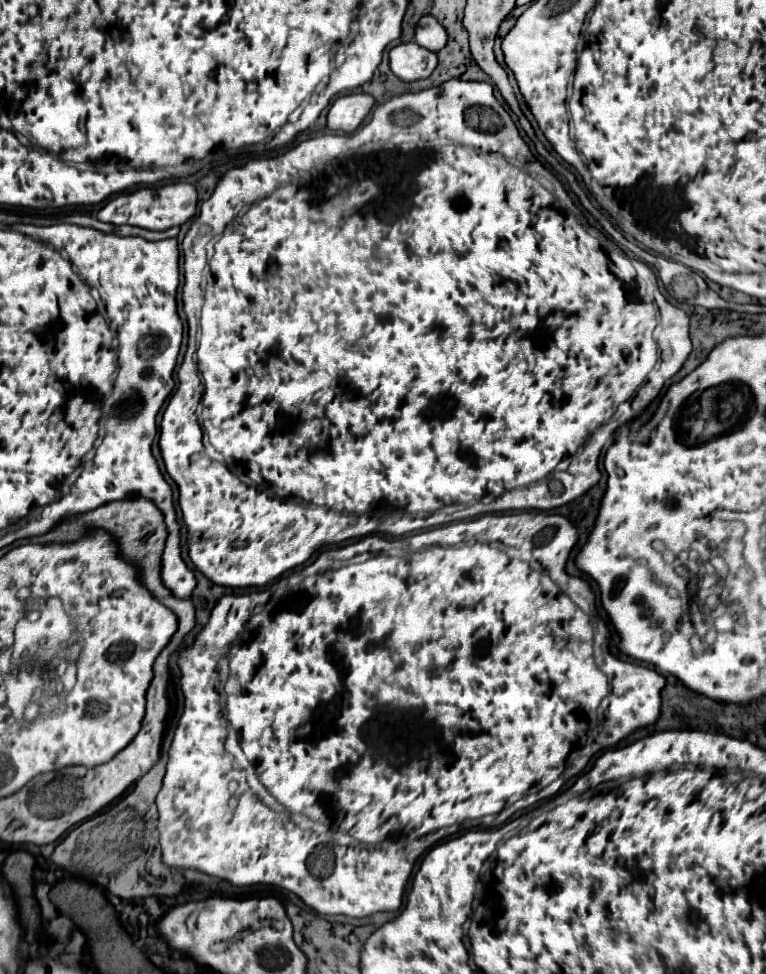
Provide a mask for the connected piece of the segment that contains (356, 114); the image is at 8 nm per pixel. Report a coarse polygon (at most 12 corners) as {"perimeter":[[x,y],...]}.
{"perimeter":[[366,93],[338,97],[326,115],[328,129],[352,133],[374,99]]}

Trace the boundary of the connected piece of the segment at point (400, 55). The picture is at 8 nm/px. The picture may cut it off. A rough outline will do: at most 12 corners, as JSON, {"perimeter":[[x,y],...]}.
{"perimeter":[[416,43],[390,49],[390,69],[402,81],[426,79],[436,53]]}

